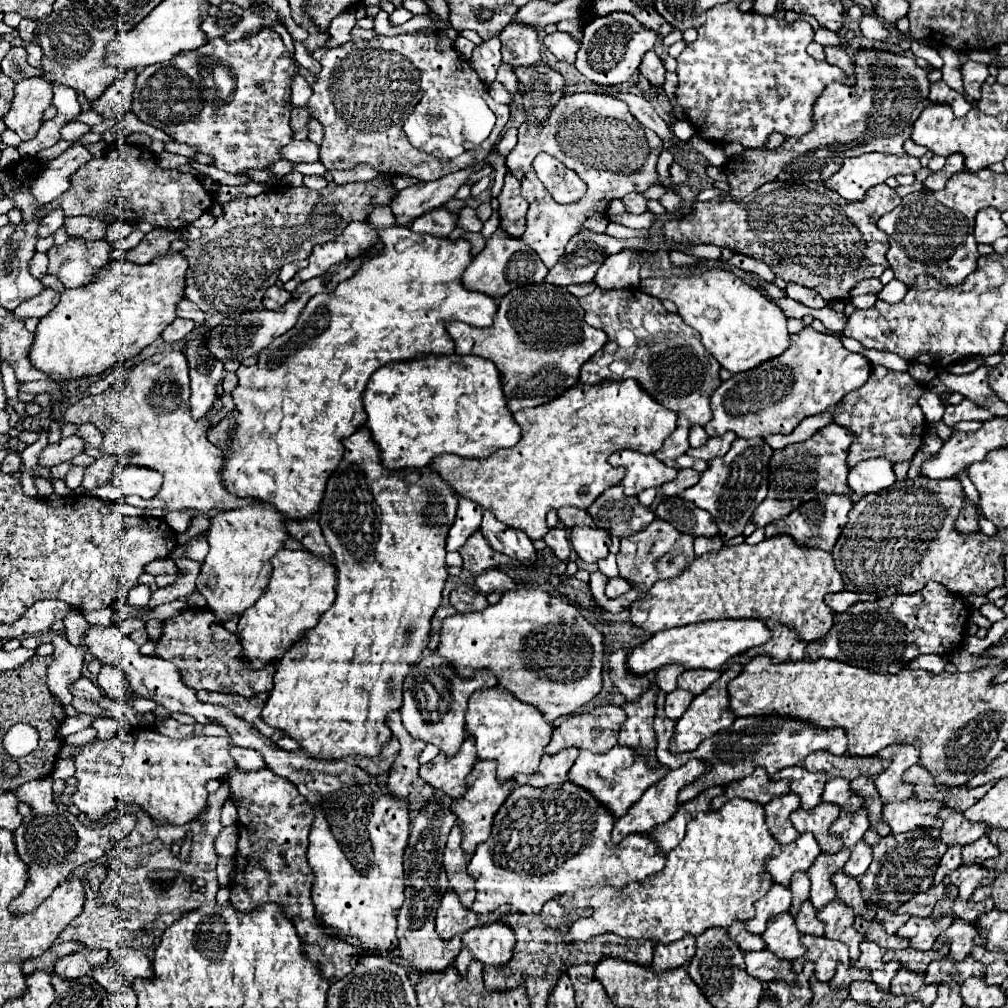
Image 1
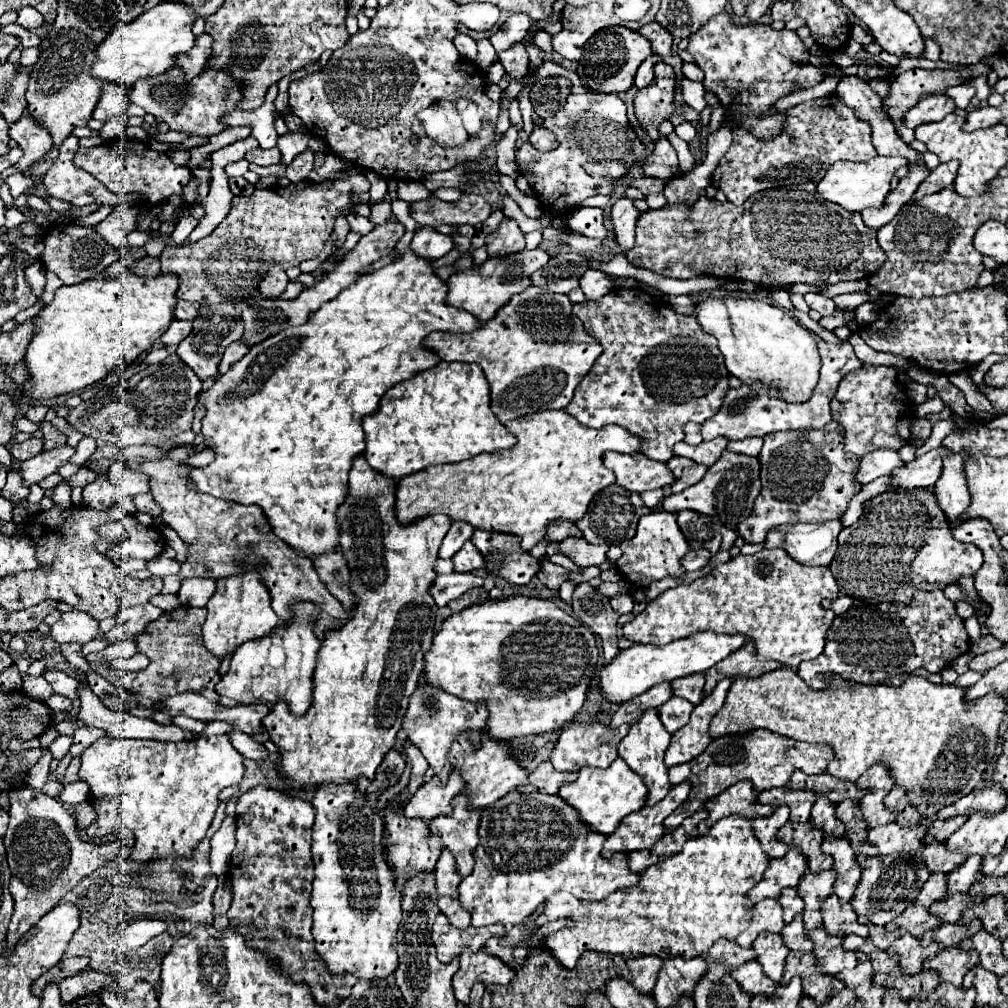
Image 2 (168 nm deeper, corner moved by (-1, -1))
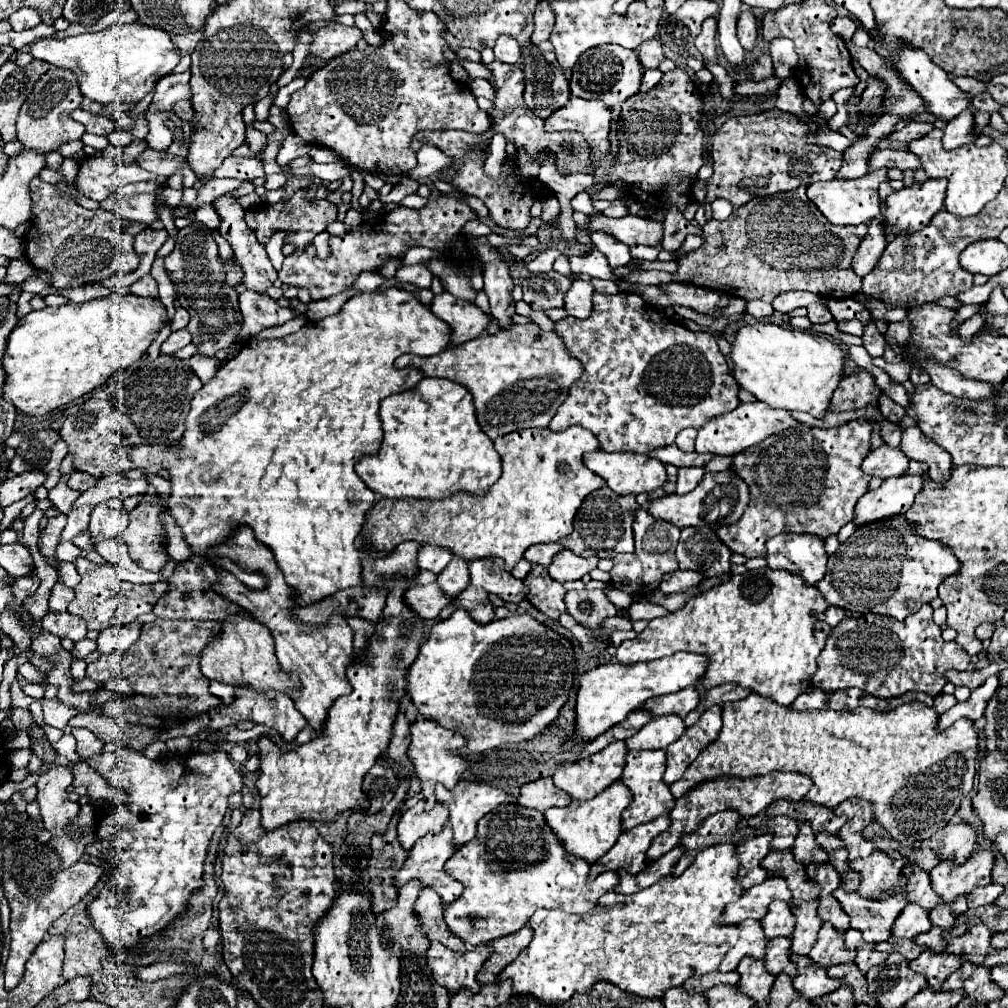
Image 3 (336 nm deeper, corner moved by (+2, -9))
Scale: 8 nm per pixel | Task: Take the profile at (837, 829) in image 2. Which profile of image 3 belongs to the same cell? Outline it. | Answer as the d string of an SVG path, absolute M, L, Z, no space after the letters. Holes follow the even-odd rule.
M800 825L800 831L792 847L792 855L802 865L826 863L828 859L828 853L816 845L816 837L812 837L812 829L808 829L808 825Z

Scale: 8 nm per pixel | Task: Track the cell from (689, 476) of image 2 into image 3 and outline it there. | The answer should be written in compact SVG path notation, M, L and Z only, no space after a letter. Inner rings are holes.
M680 467L678 469L676 493L680 493L680 495L690 493L692 489L696 489L696 485L702 481L702 477L704 477L704 469L702 467Z

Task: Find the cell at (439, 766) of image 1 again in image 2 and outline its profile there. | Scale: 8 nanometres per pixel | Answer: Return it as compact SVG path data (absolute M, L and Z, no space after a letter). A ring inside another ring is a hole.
M453 769L449 781L443 785L437 775L431 781L423 783L411 801L405 807L407 817L421 817L421 819L435 819L439 815L451 813L451 799L465 787L459 769Z

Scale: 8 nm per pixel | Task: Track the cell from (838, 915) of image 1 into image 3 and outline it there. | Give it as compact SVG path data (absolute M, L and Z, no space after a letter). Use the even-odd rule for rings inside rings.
M796 957L792 961L798 967L798 975L794 977L792 985L808 1001L822 997L826 993L832 993L834 989L838 989L842 985L842 981L830 979L826 975L826 969L820 969L820 965L812 965L812 961L808 961L808 957Z

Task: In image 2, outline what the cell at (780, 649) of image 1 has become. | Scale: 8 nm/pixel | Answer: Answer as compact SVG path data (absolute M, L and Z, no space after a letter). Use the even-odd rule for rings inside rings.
M747 641L739 651L731 653L723 661L719 661L719 665L713 665L705 673L705 679L707 679L707 683L705 683L705 695L709 695L723 677L737 677L737 675L759 677L759 675L775 671L779 667L781 667L779 661L759 659L757 649L755 649L755 641Z

